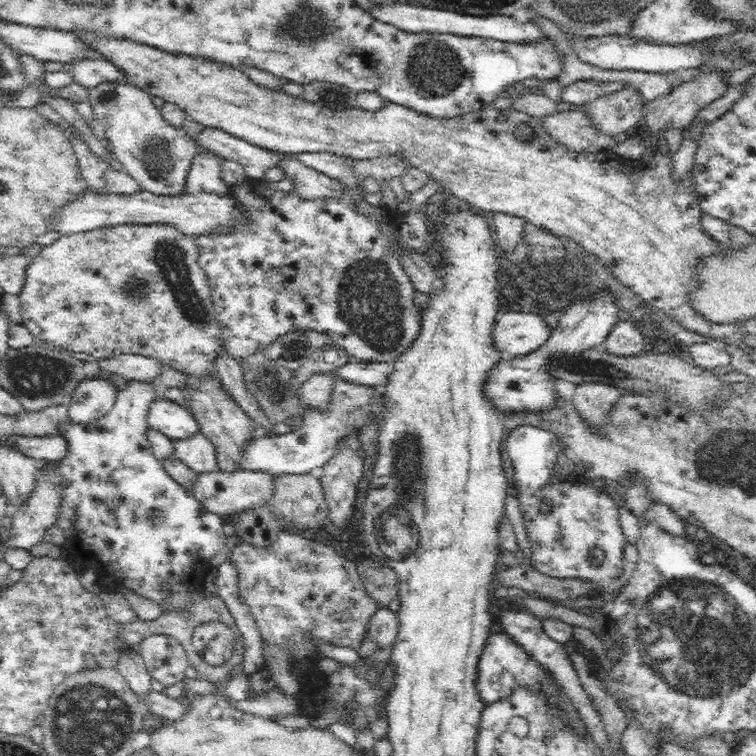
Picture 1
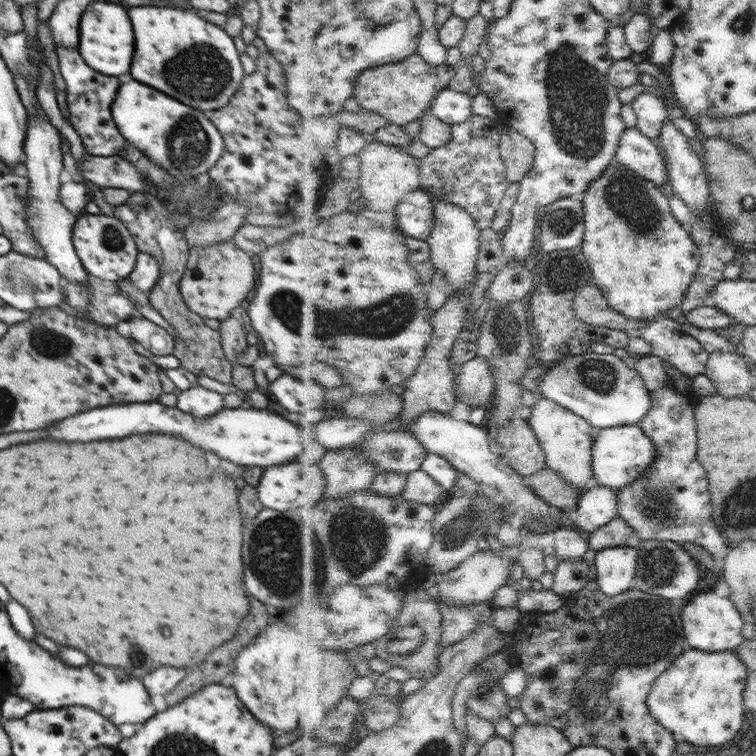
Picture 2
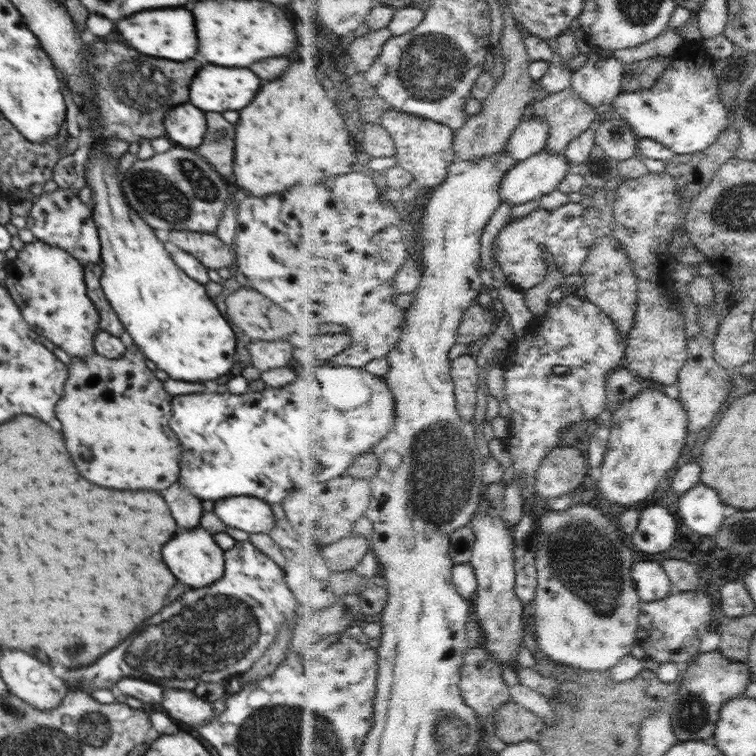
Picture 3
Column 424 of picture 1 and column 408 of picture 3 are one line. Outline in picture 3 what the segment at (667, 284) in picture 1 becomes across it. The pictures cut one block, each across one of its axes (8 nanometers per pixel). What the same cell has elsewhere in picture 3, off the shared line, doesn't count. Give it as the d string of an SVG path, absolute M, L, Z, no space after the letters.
M394 108L385 111L382 124L397 144L399 165L415 174L417 188L437 188L448 180L450 169L457 162L457 133L450 125Z

